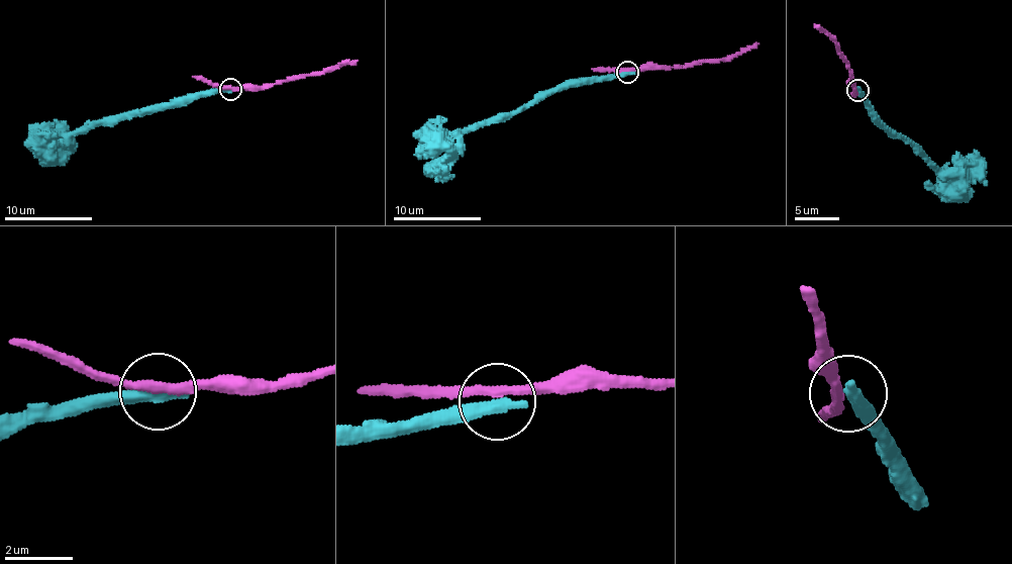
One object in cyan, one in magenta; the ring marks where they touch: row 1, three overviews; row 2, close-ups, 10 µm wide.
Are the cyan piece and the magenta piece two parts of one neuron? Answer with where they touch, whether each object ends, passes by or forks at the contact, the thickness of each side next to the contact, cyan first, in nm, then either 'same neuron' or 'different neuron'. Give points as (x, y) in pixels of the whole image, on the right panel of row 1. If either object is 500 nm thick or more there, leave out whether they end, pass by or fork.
place (857, 90); cyan ends; magenta passes by; calibres 440 and 240 nm; different neuron

